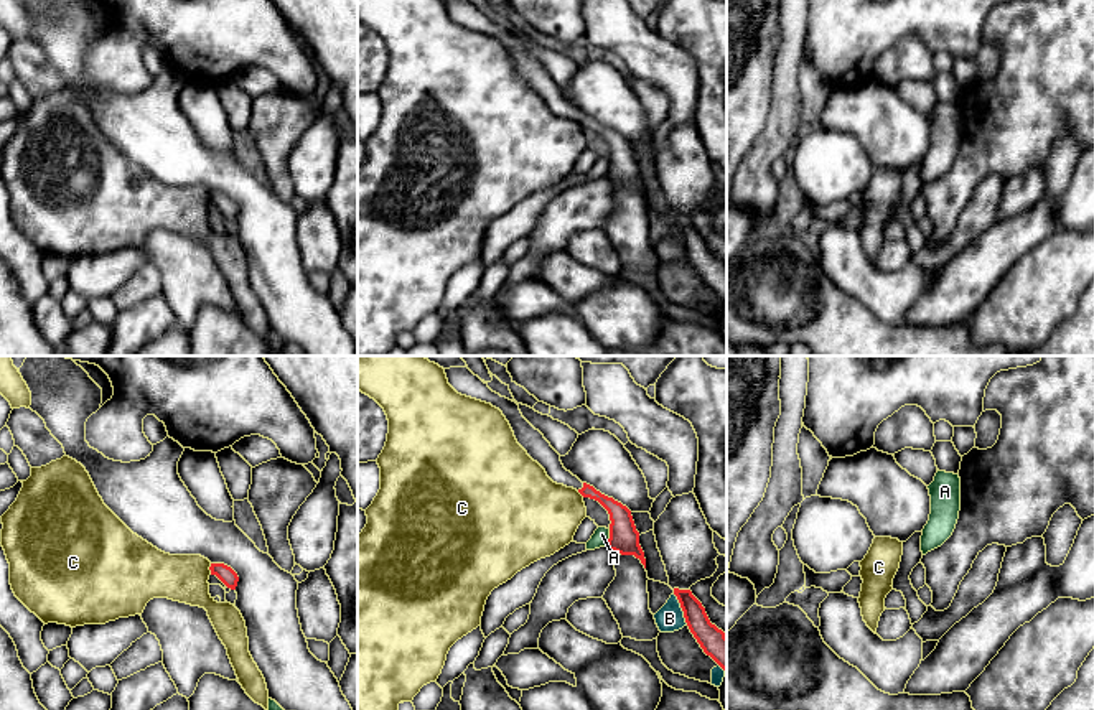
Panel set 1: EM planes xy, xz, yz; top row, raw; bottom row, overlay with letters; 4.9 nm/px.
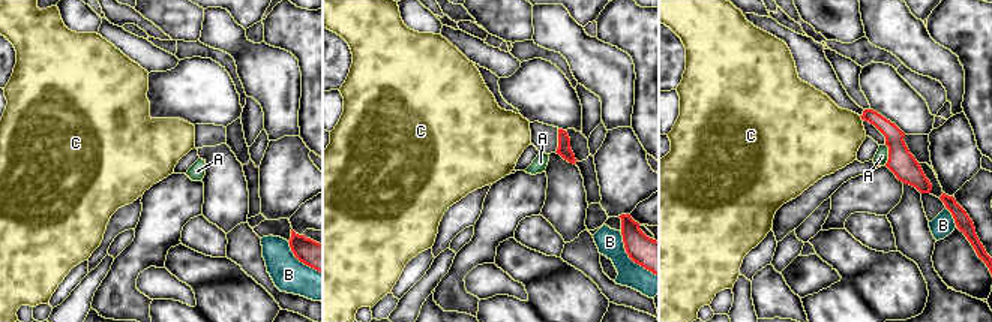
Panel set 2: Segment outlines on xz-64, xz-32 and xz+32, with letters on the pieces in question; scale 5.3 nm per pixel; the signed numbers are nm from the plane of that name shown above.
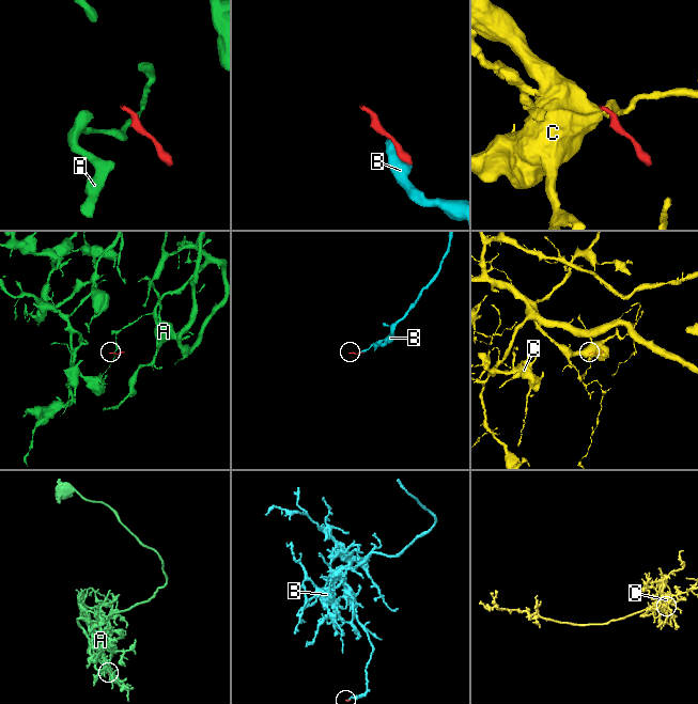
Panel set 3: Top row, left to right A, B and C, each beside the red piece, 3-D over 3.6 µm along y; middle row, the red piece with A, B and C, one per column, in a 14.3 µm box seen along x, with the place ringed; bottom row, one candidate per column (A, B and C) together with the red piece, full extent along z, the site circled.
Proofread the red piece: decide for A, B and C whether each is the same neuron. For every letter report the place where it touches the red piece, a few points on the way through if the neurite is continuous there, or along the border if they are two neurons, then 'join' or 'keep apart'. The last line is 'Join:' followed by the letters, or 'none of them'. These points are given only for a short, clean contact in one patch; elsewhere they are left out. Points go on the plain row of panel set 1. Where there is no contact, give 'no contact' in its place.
A: contact xz (610, 168); border xz (610, 160), (605, 177); keep apart
B: contact xz (681, 238); border xz (673, 224), (687, 254); keep apart
C: contact xy (210, 200); border xy (211, 195), (210, 205); keep apart
Join: none of them

